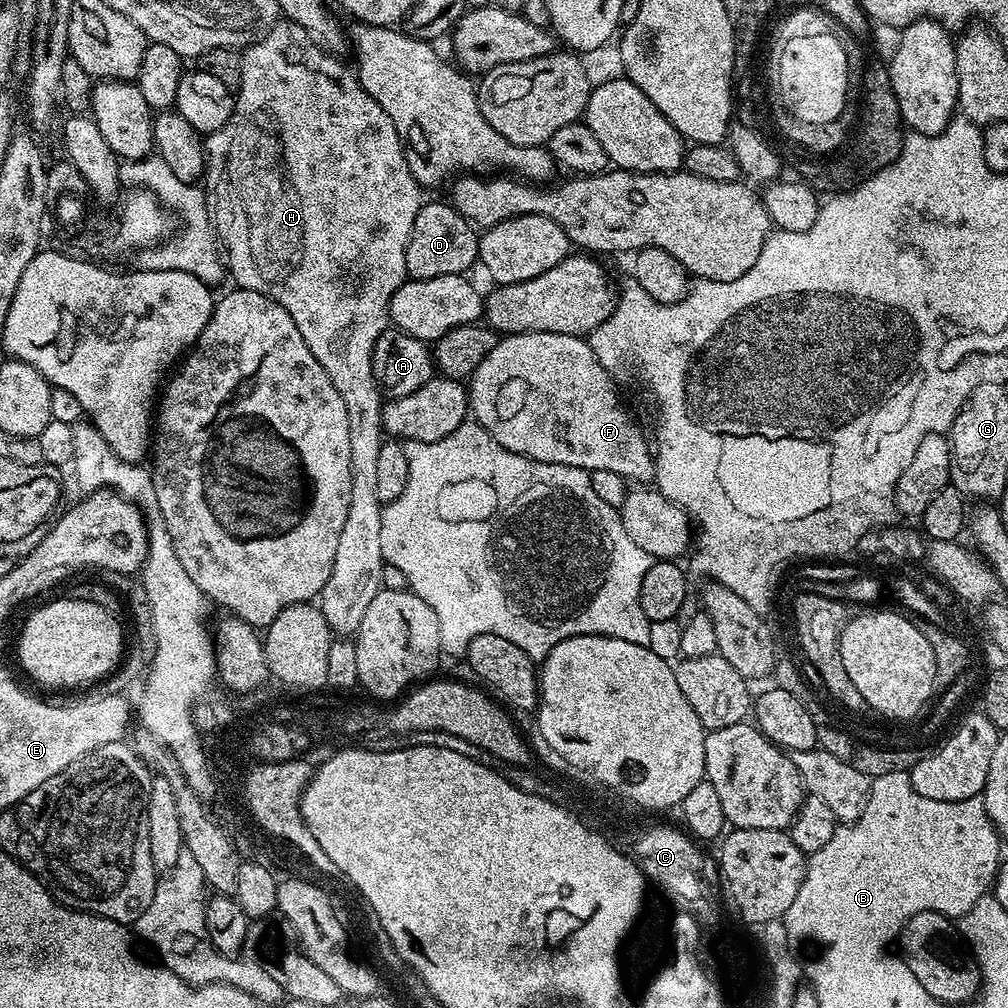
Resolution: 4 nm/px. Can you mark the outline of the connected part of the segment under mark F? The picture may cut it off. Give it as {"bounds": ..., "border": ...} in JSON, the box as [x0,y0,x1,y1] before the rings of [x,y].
{"bounds":[467,332,656,486],"border":[[[523,332],[517,336],[504,336],[497,339],[494,350],[478,362],[478,366],[472,371],[470,379],[467,381],[468,407],[470,416],[477,424],[492,435],[495,442],[500,443],[506,450],[514,454],[525,456],[528,459],[534,459],[538,462],[558,463],[562,466],[574,466],[575,468],[584,468],[589,474],[594,470],[610,470],[613,474],[623,476],[629,482],[635,482],[640,486],[648,486],[656,479],[656,462],[653,449],[650,447],[650,440],[644,437],[642,429],[636,425],[634,417],[628,413],[626,405],[620,401],[620,396],[616,393],[616,384],[611,380],[609,369],[598,362],[594,350],[588,345],[587,339],[578,336],[567,336],[566,334],[554,334],[553,332]]]}

